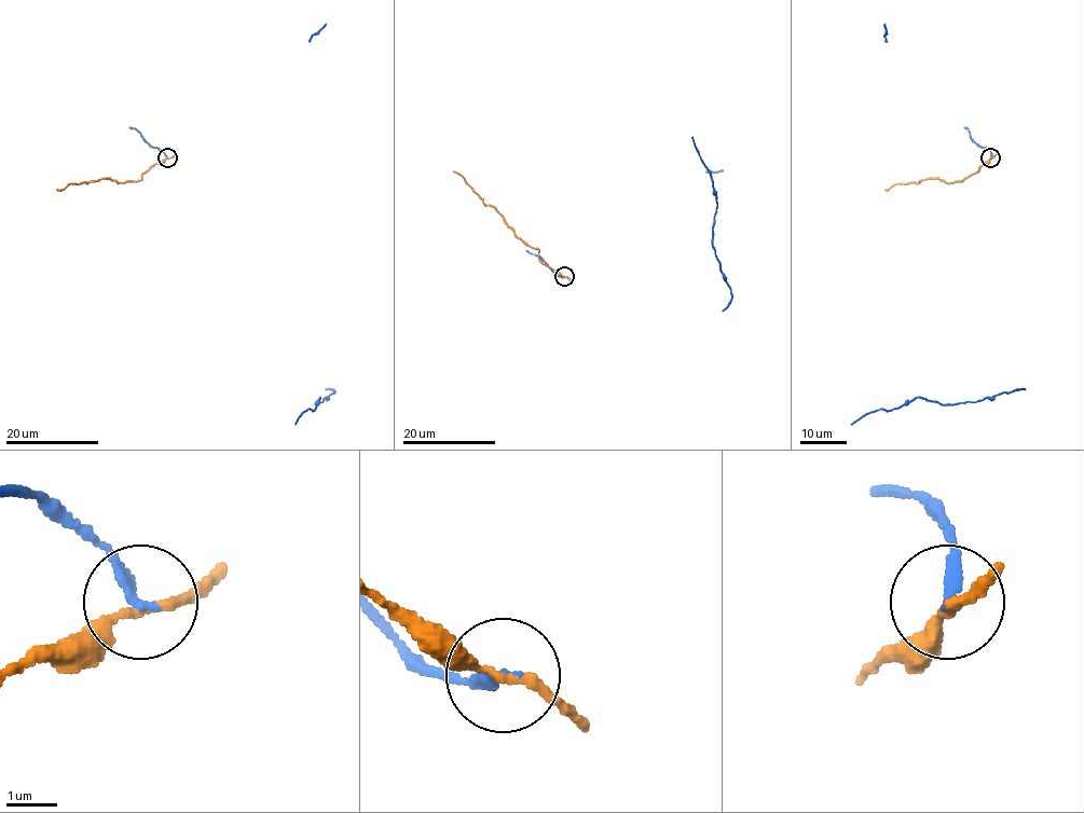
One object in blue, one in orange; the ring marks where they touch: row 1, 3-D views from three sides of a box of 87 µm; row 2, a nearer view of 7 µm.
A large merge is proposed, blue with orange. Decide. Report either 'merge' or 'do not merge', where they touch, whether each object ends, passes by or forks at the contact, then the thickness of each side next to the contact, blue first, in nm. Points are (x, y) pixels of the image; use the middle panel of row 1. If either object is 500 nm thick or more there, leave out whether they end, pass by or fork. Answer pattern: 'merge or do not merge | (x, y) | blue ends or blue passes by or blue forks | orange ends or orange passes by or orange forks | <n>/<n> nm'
do not merge | (564, 276) | blue ends | orange passes by | 220/190 nm

